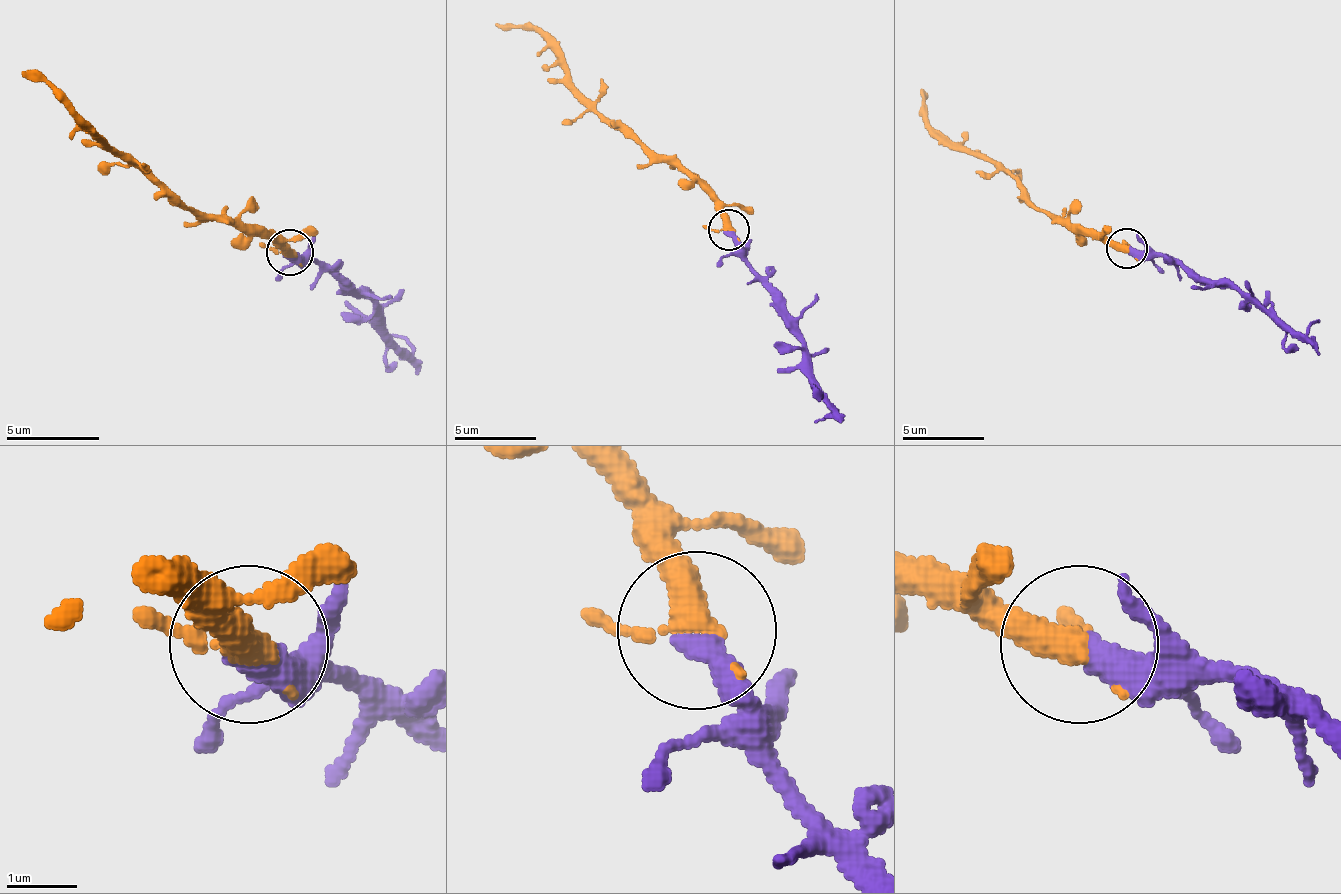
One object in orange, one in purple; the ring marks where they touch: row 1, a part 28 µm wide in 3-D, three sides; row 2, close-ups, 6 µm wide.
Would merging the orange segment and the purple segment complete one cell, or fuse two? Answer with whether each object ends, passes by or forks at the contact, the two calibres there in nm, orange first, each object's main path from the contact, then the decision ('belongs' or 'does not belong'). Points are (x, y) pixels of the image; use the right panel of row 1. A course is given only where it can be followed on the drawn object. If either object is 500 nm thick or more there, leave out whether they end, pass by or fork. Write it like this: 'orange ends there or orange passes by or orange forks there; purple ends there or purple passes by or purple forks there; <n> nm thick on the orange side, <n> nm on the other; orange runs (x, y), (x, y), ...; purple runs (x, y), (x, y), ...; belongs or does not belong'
orange passes by; purple ends there; 360 nm thick on the orange side, 480 nm on the other; orange runs (1126, 249), (1113, 249), (1069, 225), (1052, 220), (1003, 172), (958, 151), (926, 118), (922, 90); purple runs (1130, 249), (1166, 253), (1195, 278), (1228, 282), (1240, 294), (1305, 331), (1317, 318); belongs

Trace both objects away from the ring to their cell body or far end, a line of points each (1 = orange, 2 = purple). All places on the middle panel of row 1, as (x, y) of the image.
1: (728, 229), (728, 216), (683, 172), (650, 155), (593, 106), (564, 61), (532, 29), (495, 25)
2: (728, 233), (748, 269), (773, 298), (789, 331), (801, 343), (805, 376), (834, 408), (813, 420)

